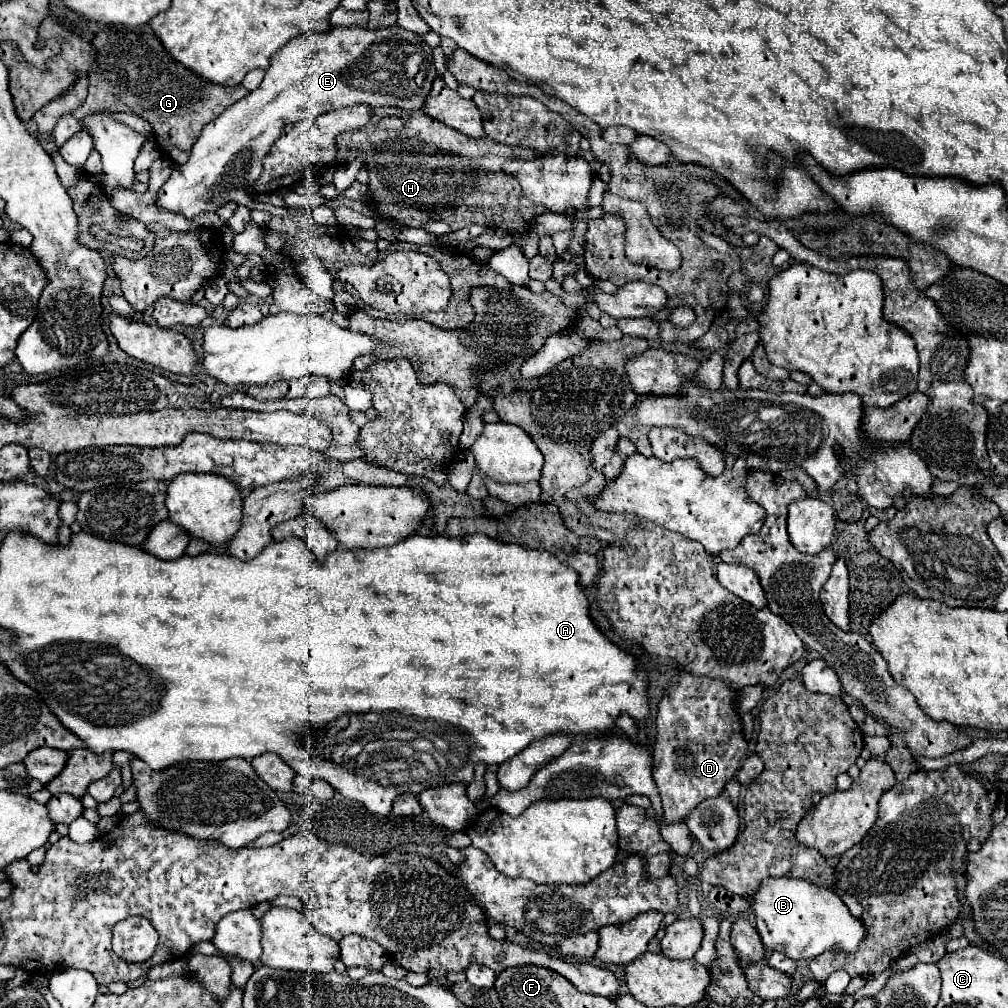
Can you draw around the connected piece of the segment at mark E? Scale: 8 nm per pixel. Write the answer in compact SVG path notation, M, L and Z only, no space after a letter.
M398 25L380 31L370 31L364 27L332 27L326 33L310 33L296 37L272 55L270 67L266 69L266 75L256 91L230 105L220 117L210 121L202 129L202 135L194 143L188 161L184 165L176 165L170 179L160 187L156 205L160 209L180 213L188 219L194 219L204 211L218 211L228 201L234 201L238 205L252 205L250 187L260 177L262 159L268 155L274 141L282 135L286 123L296 123L304 119L312 121L322 113L358 103L366 103L372 107L390 105L406 111L418 111L422 109L432 89L434 77L436 69L432 49L420 39L420 35L410 33Z

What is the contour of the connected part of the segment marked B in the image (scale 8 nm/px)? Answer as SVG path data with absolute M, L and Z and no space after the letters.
M766 879L760 885L760 891L752 897L752 909L764 947L782 951L794 961L814 959L830 949L854 953L866 941L862 919L850 913L838 893L828 887L816 887L804 879Z

